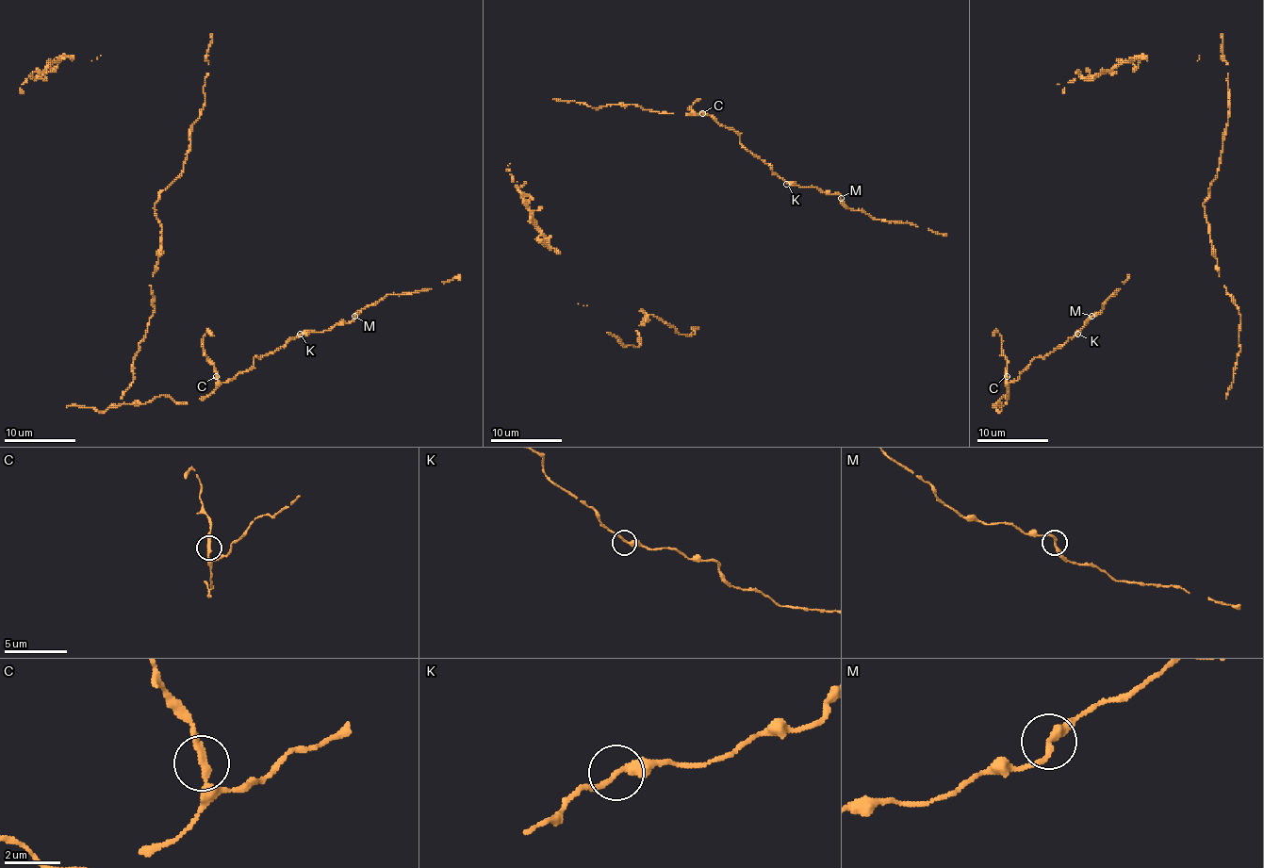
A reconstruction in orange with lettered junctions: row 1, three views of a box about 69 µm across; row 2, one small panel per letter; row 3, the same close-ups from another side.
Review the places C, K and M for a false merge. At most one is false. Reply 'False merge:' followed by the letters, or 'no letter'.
False merge: no letter

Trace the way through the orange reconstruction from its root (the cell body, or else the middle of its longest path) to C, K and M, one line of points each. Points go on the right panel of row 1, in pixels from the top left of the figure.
C: (1023, 371), (1010, 383), (1007, 381), (1007, 375)
K: (1023, 371), (1036, 357), (1050, 353), (1077, 334)
M: (1023, 371), (1036, 357), (1050, 353), (1080, 332), (1091, 316)

